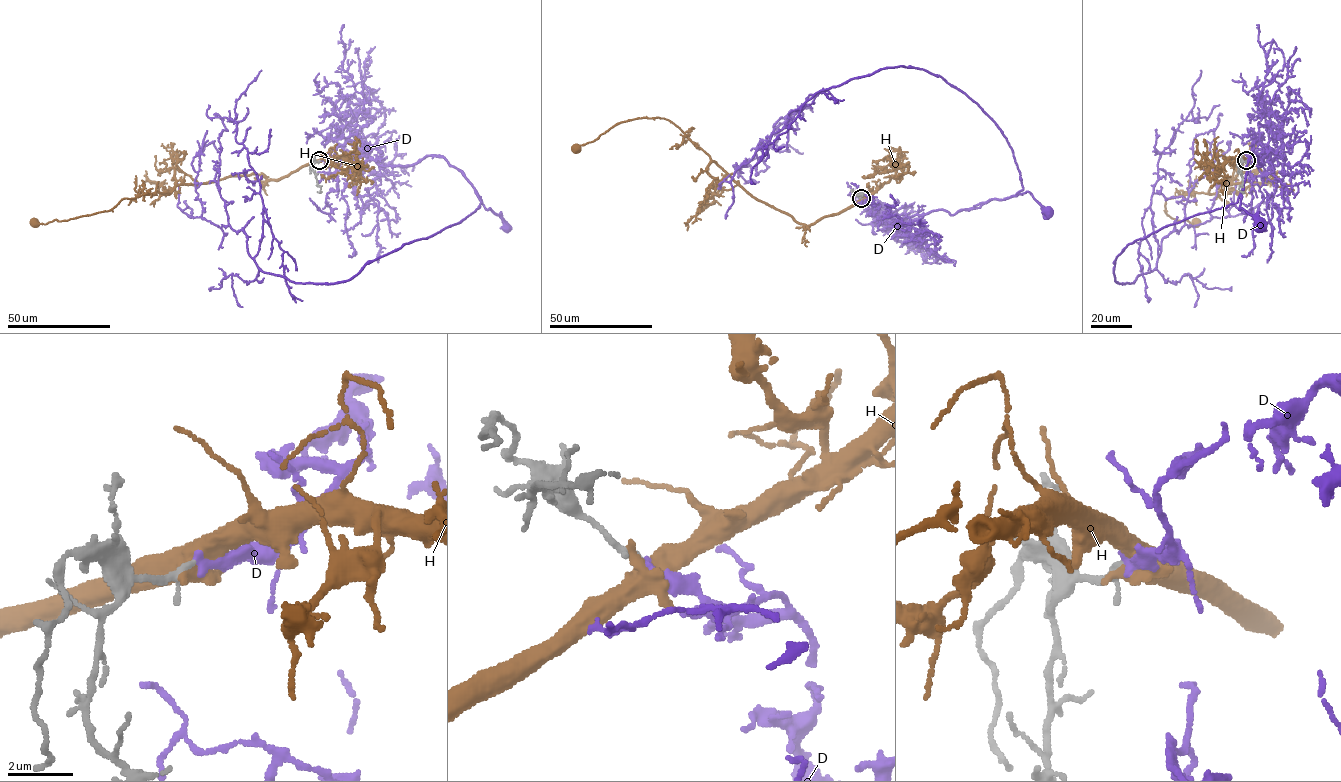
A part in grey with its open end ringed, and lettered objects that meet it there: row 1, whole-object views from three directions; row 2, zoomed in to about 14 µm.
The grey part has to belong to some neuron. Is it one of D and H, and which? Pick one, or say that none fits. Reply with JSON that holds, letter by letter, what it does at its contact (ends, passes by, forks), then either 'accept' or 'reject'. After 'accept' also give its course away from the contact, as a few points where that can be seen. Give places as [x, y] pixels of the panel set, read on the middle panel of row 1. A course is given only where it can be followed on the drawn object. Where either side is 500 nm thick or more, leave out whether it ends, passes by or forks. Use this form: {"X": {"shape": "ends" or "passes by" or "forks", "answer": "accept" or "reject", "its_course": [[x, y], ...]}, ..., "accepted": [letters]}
{"D": {"shape": "ends", "answer": "accept", "its_course": [[861, 198], [870, 201], [877, 215], [893, 211], [902, 218], [944, 209], [954, 215], [1027, 191], [1048, 213]]}, "H": {"shape": "ends", "answer": "reject"}, "accepted": ["D"]}

